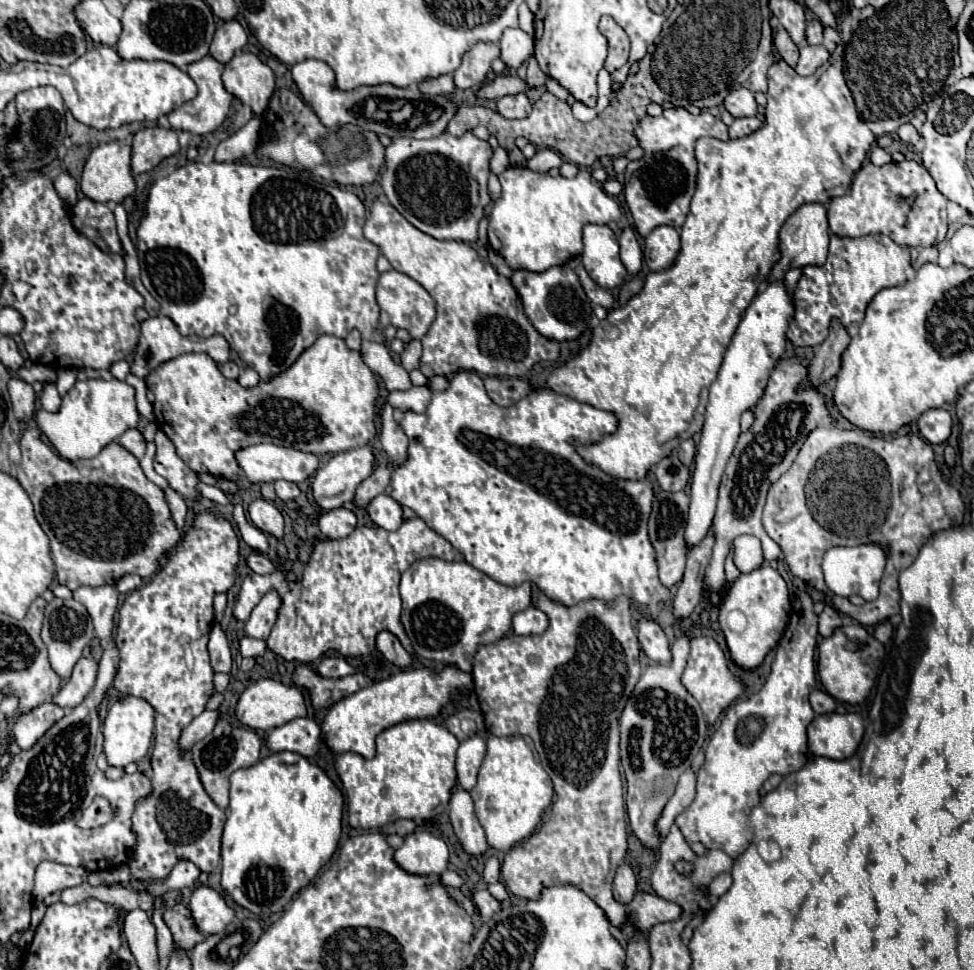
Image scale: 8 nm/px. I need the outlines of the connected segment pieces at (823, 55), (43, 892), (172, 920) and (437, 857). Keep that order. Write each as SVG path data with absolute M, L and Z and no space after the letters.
M801 45L801 59L795 67L799 75L809 75L829 59L829 51L823 45Z
M43 861L37 867L33 897L37 901L43 901L53 891L85 883L87 877L89 877L89 873L83 867L69 867L69 865L61 865L55 861Z
M181 903L175 905L173 909L165 911L163 915L165 925L169 927L171 935L173 935L173 943L175 943L175 951L183 951L189 953L197 943L205 941L207 935L197 927L189 907L183 907Z
M415 831L395 849L395 863L411 875L439 875L447 869L449 849L441 837L431 831Z

